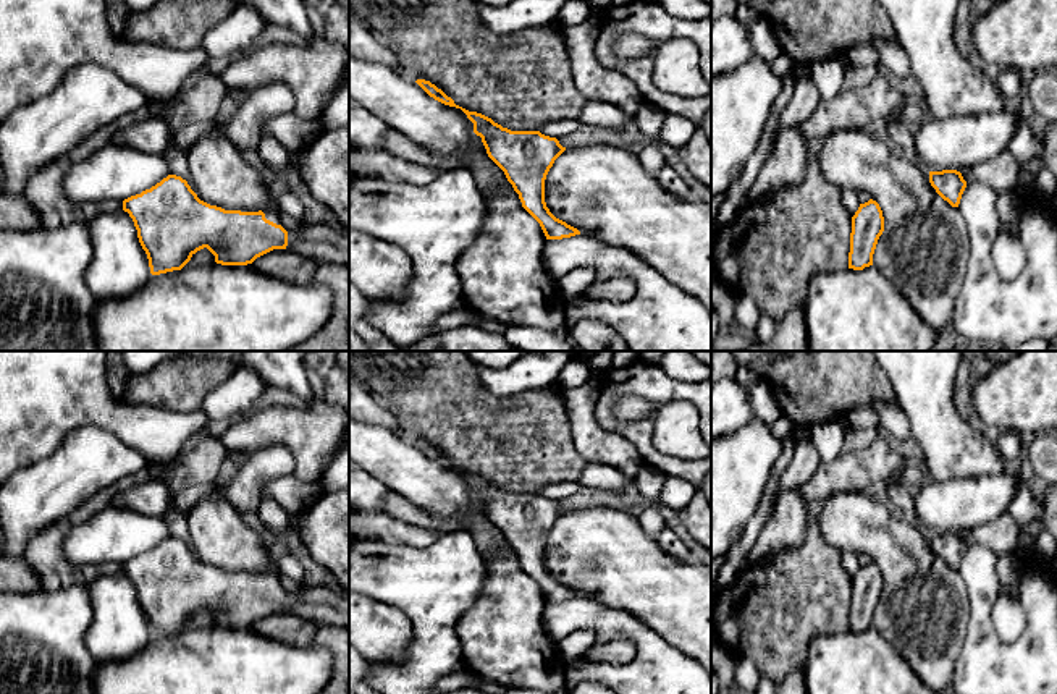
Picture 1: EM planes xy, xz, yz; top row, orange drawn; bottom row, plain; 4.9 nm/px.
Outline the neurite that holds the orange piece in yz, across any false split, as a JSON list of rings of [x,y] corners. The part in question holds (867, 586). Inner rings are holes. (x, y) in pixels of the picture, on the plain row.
[[[870,561],[860,566],[852,579],[849,631],[863,633],[873,628],[873,616],[884,594],[884,579],[879,566]]]

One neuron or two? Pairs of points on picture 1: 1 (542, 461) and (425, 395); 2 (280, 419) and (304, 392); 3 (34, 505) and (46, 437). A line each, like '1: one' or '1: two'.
1: one
2: two
3: two

